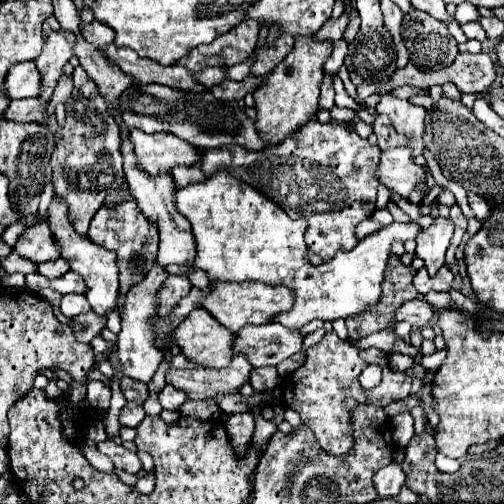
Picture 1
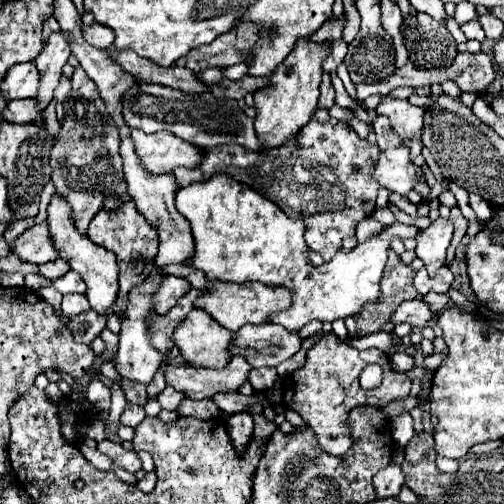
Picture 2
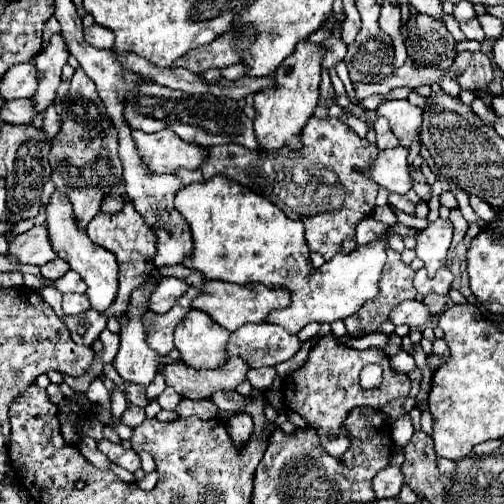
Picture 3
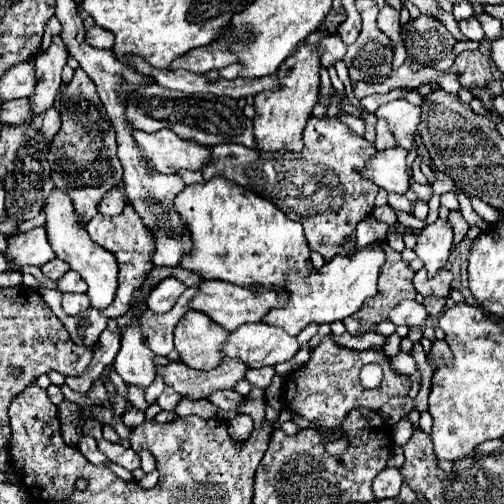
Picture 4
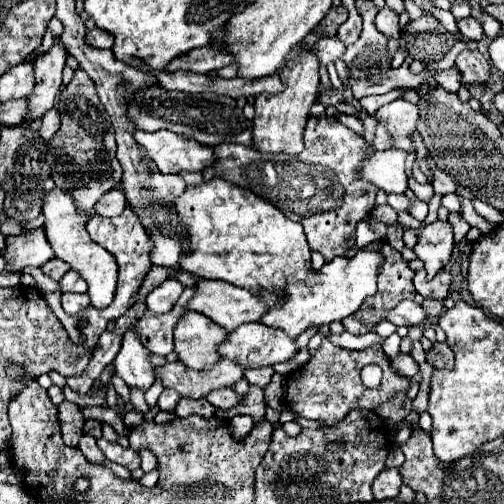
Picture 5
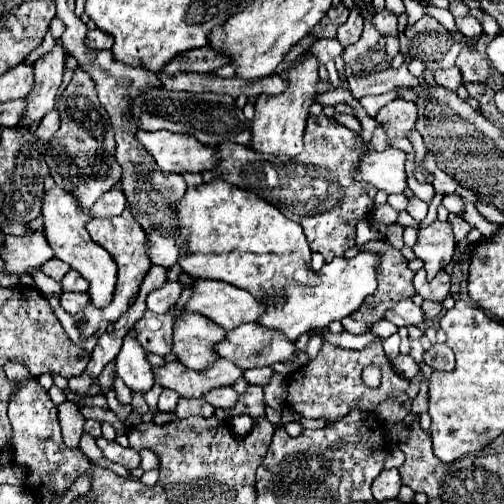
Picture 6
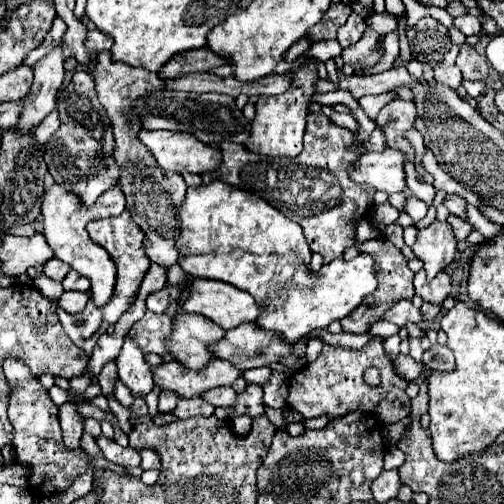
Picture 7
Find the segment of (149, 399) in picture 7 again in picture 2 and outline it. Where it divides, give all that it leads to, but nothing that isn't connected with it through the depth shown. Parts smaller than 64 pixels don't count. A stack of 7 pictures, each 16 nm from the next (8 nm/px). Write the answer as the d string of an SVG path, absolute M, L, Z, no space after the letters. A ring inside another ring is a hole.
M162 364L162 366L158 368L152 382L147 386L148 397L158 396L166 387L164 376L164 368L166 368L166 366L168 366L168 364Z

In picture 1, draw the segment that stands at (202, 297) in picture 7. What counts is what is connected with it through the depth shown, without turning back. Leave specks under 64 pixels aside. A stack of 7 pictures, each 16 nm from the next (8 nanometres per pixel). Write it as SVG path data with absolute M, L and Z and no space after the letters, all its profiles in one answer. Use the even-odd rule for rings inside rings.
M210 282L210 288L212 290L202 300L198 300L198 306L210 312L230 332L238 332L246 324L266 324L272 320L274 314L290 310L294 302L292 292L288 292L286 286L268 286L262 282Z

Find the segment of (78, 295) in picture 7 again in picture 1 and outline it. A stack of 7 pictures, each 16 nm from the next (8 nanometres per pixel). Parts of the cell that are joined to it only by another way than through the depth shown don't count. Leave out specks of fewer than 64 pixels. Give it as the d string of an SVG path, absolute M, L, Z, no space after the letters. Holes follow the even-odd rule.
M66 294L60 302L60 310L64 316L78 316L90 310L90 304L84 294Z

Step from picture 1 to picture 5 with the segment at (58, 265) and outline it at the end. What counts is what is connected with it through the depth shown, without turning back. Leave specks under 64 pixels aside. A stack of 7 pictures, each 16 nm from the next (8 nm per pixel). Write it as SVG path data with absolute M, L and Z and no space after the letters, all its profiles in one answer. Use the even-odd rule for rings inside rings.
M52 258L52 260L48 260L48 262L42 266L42 272L44 272L46 276L50 276L52 280L60 280L68 270L70 270L68 264L64 264L64 262L58 260L58 258Z

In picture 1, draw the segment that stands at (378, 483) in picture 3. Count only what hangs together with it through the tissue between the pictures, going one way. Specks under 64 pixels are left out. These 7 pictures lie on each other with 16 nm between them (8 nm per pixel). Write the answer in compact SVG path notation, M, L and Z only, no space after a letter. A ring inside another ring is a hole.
M390 462L382 470L378 470L374 474L374 488L378 492L378 498L398 496L400 488L404 486L404 480L406 480L406 476L404 476L400 464L396 464L396 462Z

